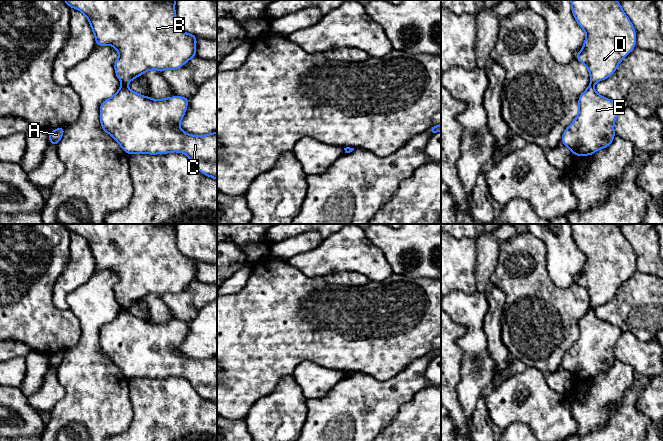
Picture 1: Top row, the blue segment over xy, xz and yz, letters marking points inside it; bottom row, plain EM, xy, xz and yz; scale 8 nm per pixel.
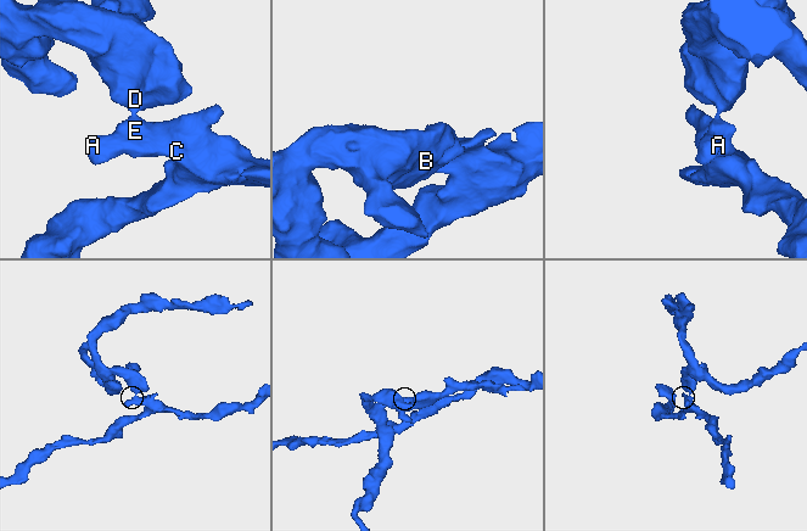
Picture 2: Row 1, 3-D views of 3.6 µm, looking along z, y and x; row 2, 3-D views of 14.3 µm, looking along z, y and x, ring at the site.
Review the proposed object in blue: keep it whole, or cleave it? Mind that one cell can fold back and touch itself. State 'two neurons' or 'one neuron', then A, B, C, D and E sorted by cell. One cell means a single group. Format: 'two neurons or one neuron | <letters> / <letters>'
two neurons | A C E / B D

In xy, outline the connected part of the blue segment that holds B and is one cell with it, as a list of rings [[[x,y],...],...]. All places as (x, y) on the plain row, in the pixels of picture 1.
[[[176,224],[63,225],[88,242],[96,270],[111,269],[119,276],[114,293],[123,309],[150,294],[179,293],[197,280],[197,260],[182,255],[176,247]]]

